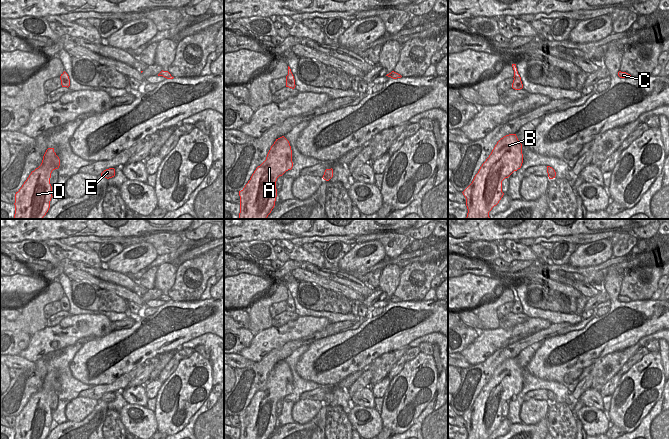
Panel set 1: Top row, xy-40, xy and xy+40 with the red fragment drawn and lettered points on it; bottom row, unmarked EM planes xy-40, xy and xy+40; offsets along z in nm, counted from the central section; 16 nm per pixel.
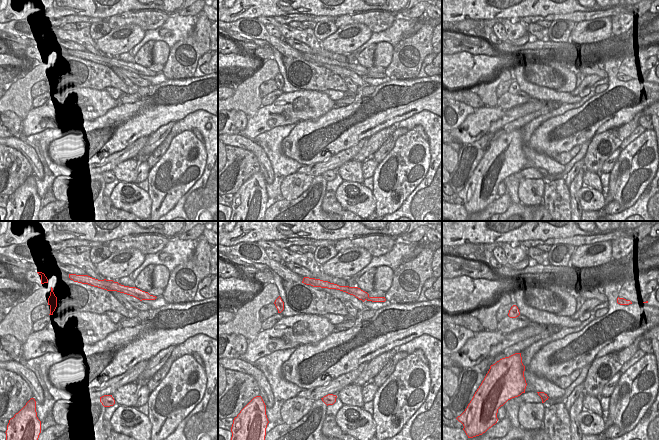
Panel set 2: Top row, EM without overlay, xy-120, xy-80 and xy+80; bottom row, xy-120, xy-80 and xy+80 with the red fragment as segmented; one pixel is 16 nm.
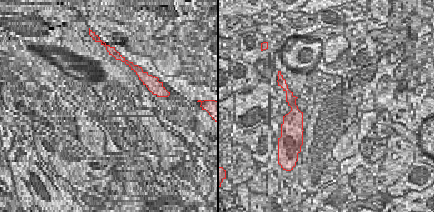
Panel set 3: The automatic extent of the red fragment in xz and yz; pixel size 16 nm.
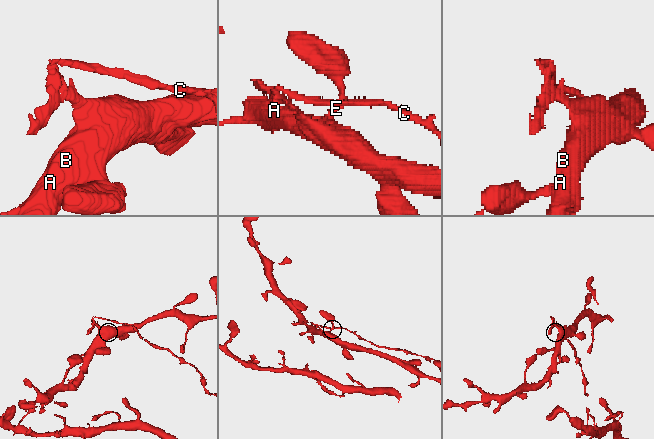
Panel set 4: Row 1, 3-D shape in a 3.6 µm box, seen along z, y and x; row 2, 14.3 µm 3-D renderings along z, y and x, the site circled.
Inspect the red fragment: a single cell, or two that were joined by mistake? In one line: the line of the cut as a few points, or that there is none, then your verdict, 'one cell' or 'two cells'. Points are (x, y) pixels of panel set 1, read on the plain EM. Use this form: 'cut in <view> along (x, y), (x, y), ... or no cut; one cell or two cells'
cut in xy+40 along (521, 306), (515, 313); two cells

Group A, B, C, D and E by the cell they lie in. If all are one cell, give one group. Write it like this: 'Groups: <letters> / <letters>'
Groups: A B D E / C

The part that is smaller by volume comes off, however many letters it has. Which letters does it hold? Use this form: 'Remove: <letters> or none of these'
Remove: C

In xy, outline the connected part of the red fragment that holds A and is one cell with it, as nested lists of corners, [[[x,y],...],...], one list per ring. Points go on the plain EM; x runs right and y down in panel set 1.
[[[282,360],[276,363],[266,384],[256,392],[248,407],[239,415],[239,439],[269,439],[277,421],[277,402],[292,391],[291,370]]]

